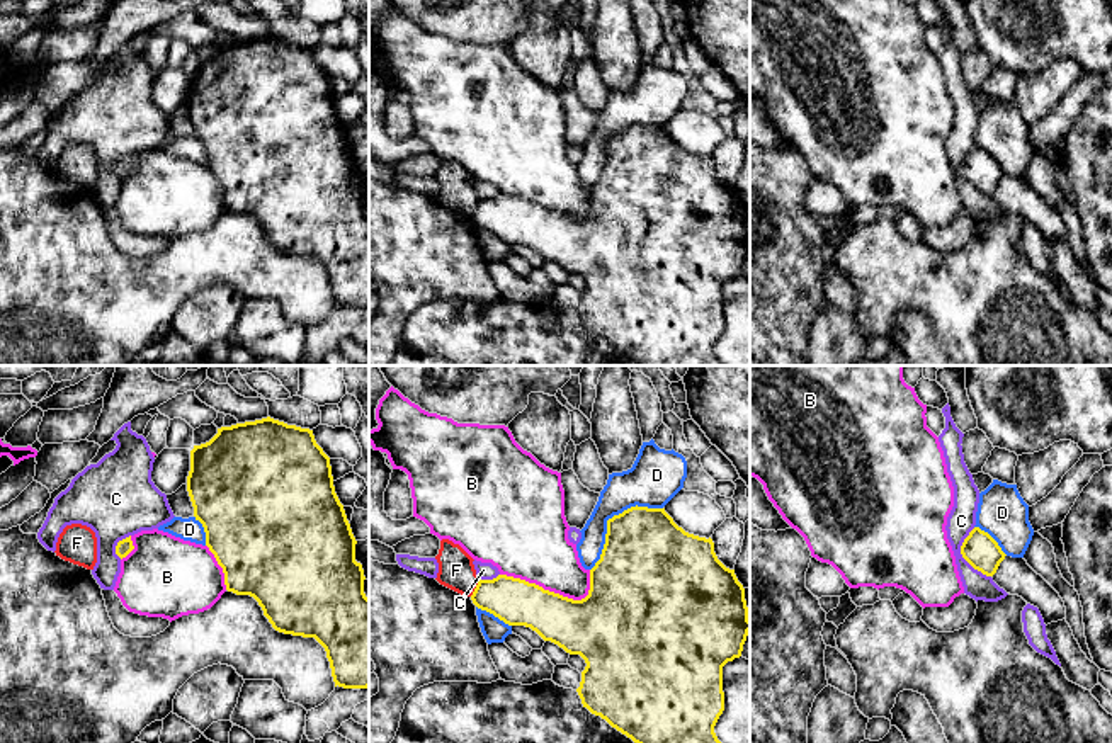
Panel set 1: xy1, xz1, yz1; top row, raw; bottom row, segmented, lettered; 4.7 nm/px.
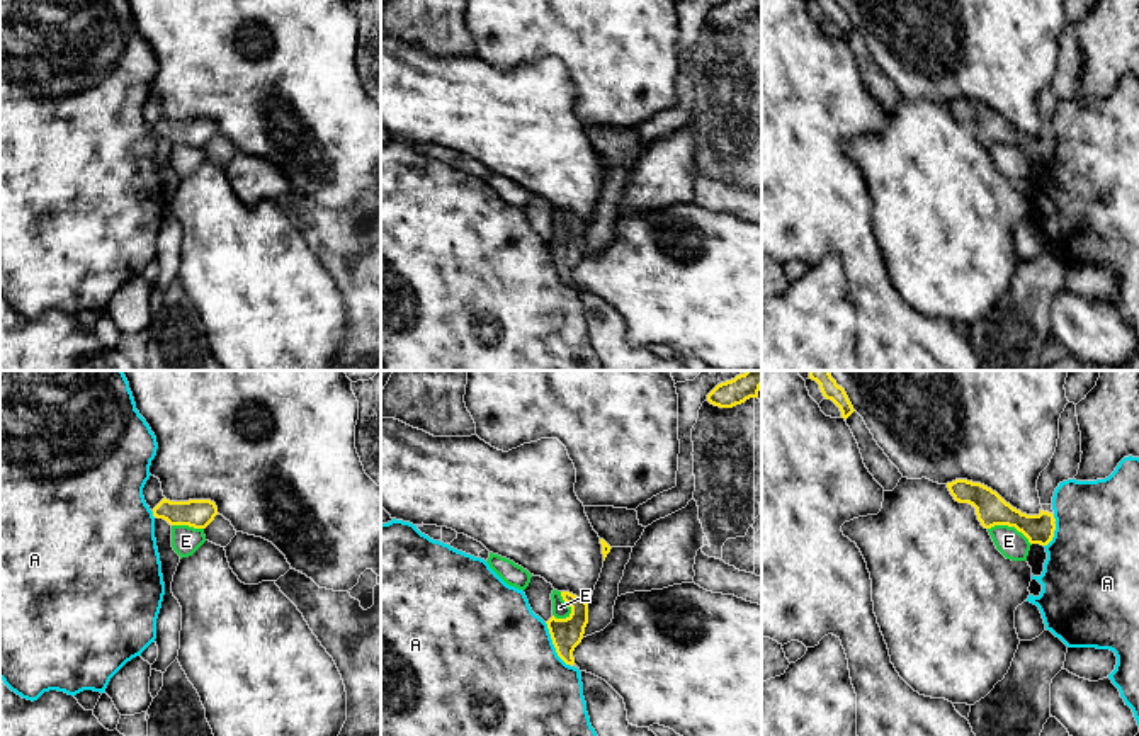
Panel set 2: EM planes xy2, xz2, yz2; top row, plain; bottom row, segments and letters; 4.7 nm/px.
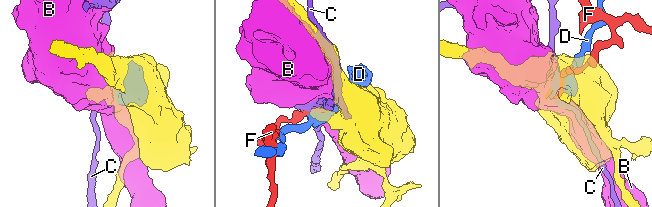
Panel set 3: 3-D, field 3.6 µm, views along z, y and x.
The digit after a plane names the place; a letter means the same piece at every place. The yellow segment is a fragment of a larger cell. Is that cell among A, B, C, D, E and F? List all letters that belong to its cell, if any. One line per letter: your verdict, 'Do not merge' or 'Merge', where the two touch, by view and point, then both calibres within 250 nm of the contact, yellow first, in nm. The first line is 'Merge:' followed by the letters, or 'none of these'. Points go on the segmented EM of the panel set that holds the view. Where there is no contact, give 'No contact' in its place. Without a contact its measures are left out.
Merge: none of these
A: Do not merge. Touches yellow at xz2 (553, 643). Thickness 150 nm (yellow) against 500 nm
B: Do not merge. Touches yellow at xz1 (546, 590). Thickness 260 nm (yellow) against 360 nm
C: Do not merge. Touches yellow at yz1 (963, 556). Thickness 170 nm (yellow) against 140 nm
D: Do not merge. Touches yellow at xz1 (609, 519). Thickness 420 nm (yellow) against 220 nm
E: Do not merge. Touches yellow at yz2 (1010, 526). Thickness 150 nm (yellow) against 140 nm
F: Do not merge. Touches yellow at xz1 (475, 589). Thickness 220 nm (yellow) against 170 nm

